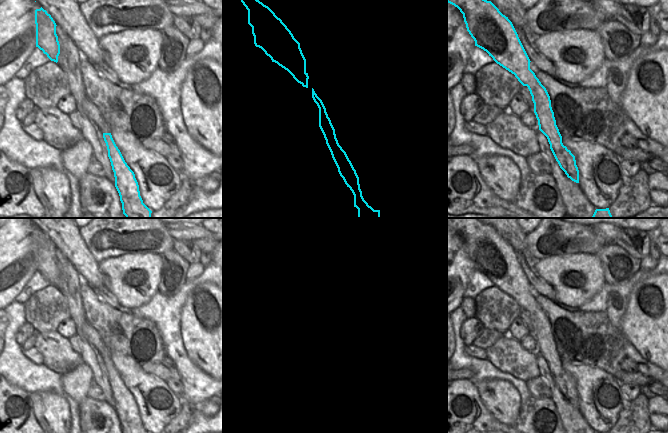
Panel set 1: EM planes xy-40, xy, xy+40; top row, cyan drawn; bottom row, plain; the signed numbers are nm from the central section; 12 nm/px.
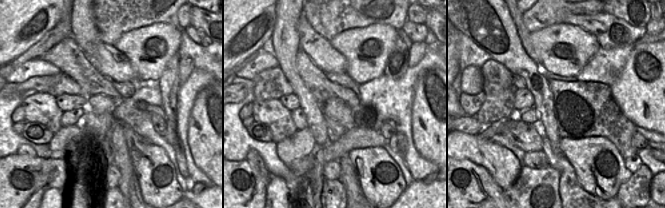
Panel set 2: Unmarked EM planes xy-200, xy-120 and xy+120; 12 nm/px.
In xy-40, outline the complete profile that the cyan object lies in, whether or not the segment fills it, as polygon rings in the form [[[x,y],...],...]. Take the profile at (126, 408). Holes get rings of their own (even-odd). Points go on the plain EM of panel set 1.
[[[103,357],[108,381],[115,401],[115,411],[119,417],[122,433],[149,433],[140,420],[139,409],[134,396],[125,386],[111,357]]]

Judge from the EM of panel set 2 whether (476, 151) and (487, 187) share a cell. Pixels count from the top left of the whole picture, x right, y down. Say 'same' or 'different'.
different

